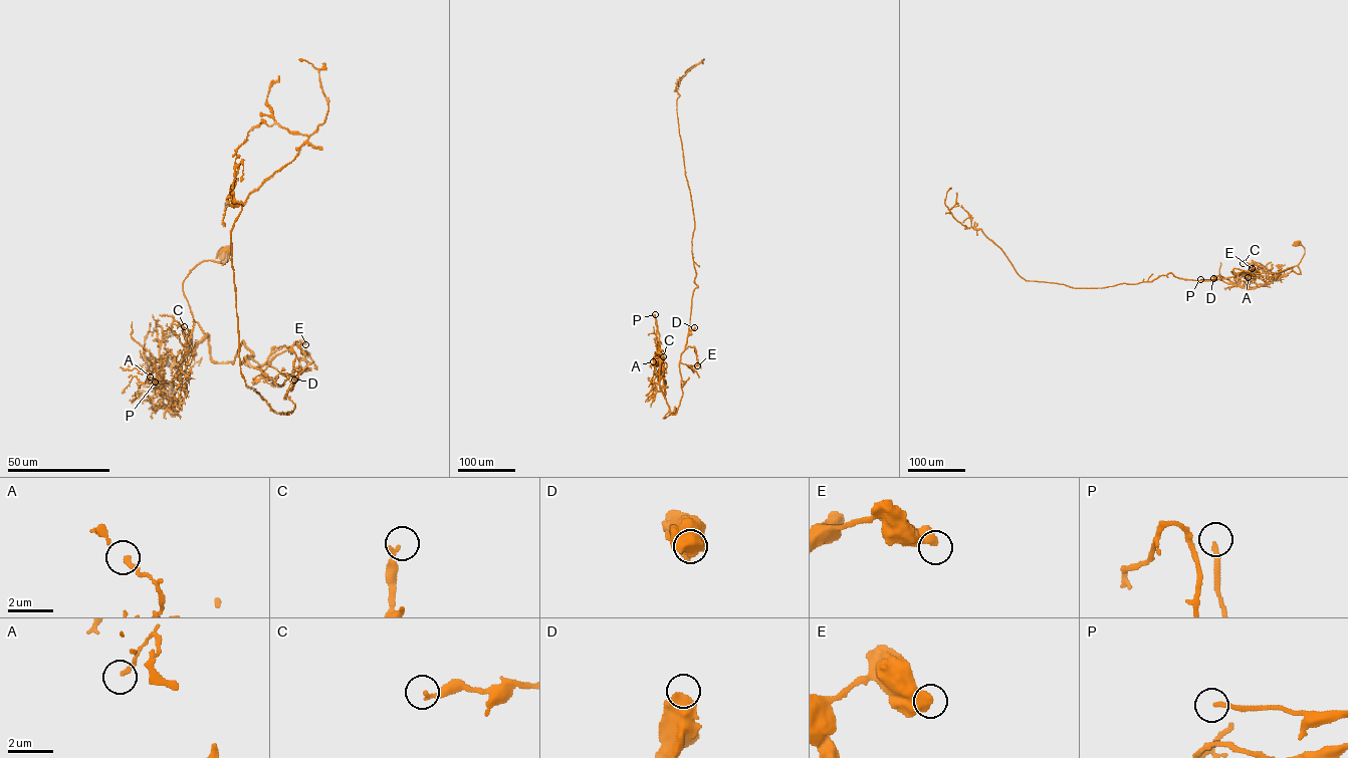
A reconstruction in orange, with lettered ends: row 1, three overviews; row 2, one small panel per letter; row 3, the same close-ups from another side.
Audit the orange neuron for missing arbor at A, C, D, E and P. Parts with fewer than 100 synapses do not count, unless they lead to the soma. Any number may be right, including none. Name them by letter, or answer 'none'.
none

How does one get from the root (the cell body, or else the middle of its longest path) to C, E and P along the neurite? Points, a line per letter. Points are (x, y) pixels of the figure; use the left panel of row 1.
C: (226, 252), (183, 282), (205, 335), (182, 373), (187, 354), (171, 328), (184, 326)
E: (226, 252), (182, 286), (210, 357), (231, 363), (243, 341), (253, 355), (240, 362), (260, 366), (305, 344)
P: (226, 252), (221, 261), (202, 261), (183, 284), (205, 335), (173, 377), (174, 415), (171, 383), (155, 382)

